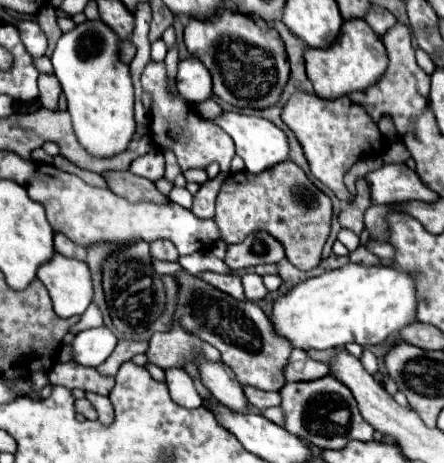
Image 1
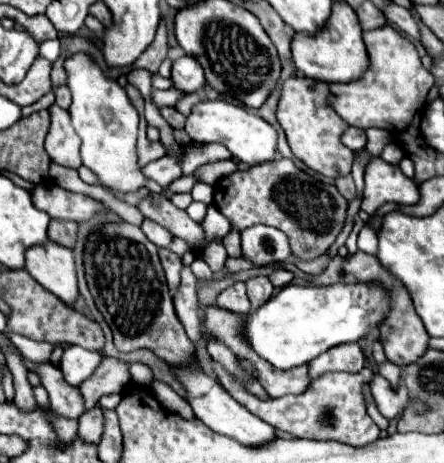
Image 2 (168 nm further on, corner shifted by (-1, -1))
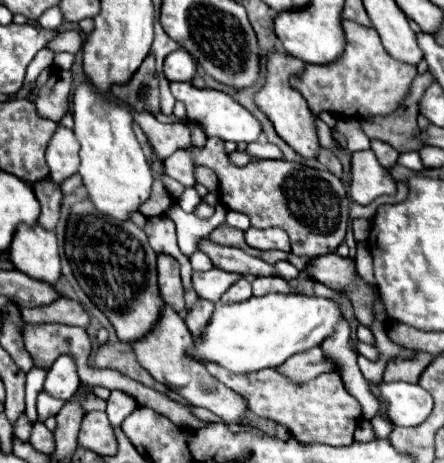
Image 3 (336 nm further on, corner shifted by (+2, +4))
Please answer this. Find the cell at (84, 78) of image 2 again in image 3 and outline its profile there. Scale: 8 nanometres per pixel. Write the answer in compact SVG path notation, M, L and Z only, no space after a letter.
M82 82L72 98L74 134L80 142L80 170L82 182L92 204L116 220L128 220L148 200L152 192L150 168L144 150L132 130L132 116L126 106L118 106L102 96L92 84Z

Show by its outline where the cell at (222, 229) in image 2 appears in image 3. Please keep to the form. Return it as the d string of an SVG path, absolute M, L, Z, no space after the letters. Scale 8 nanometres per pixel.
M228 212L228 216L226 216L226 224L230 224L230 226L234 226L234 228L238 228L238 230L242 230L242 232L246 232L248 228L250 228L250 220L248 220L248 216L244 216L244 214L240 214L240 212Z

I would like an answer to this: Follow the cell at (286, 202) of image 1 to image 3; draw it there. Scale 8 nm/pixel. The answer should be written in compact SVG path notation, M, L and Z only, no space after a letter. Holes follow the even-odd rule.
M208 137L204 148L190 146L196 164L212 168L220 178L220 200L228 210L250 216L254 228L282 228L292 242L296 256L318 258L344 242L348 230L348 196L340 178L328 170L316 170L288 160L258 160L246 166L236 166L228 160L224 140ZM316 200L316 218L314 218Z

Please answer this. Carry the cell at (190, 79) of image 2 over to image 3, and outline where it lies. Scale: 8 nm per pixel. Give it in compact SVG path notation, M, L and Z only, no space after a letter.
M178 48L164 60L164 76L168 82L192 80L196 76L196 62L184 48Z

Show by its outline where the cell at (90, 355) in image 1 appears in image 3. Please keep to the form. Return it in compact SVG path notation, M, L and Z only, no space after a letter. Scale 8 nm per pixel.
M60 356L46 374L44 392L60 400L70 400L76 394L78 386L80 378L76 374L74 360L70 356Z

